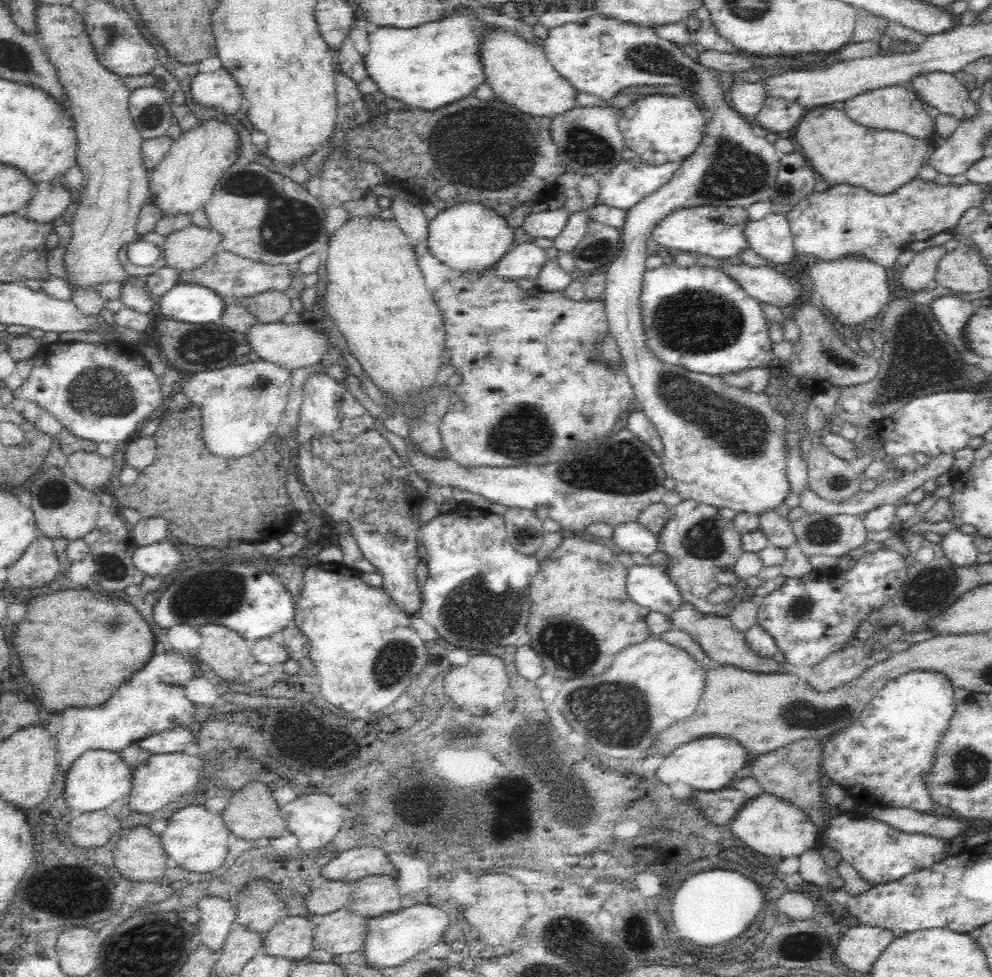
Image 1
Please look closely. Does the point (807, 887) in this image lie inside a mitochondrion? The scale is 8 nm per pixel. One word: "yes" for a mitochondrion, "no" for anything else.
no

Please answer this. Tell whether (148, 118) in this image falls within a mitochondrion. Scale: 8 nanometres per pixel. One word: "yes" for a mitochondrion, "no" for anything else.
yes

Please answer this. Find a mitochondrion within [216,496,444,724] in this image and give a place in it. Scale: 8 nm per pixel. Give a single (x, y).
(396, 656)

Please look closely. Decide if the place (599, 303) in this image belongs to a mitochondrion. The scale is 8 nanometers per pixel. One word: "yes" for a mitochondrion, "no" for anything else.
no

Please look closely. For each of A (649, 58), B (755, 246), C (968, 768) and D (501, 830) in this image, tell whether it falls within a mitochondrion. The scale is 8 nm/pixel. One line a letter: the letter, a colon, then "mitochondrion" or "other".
A: mitochondrion
B: other
C: mitochondrion
D: other

